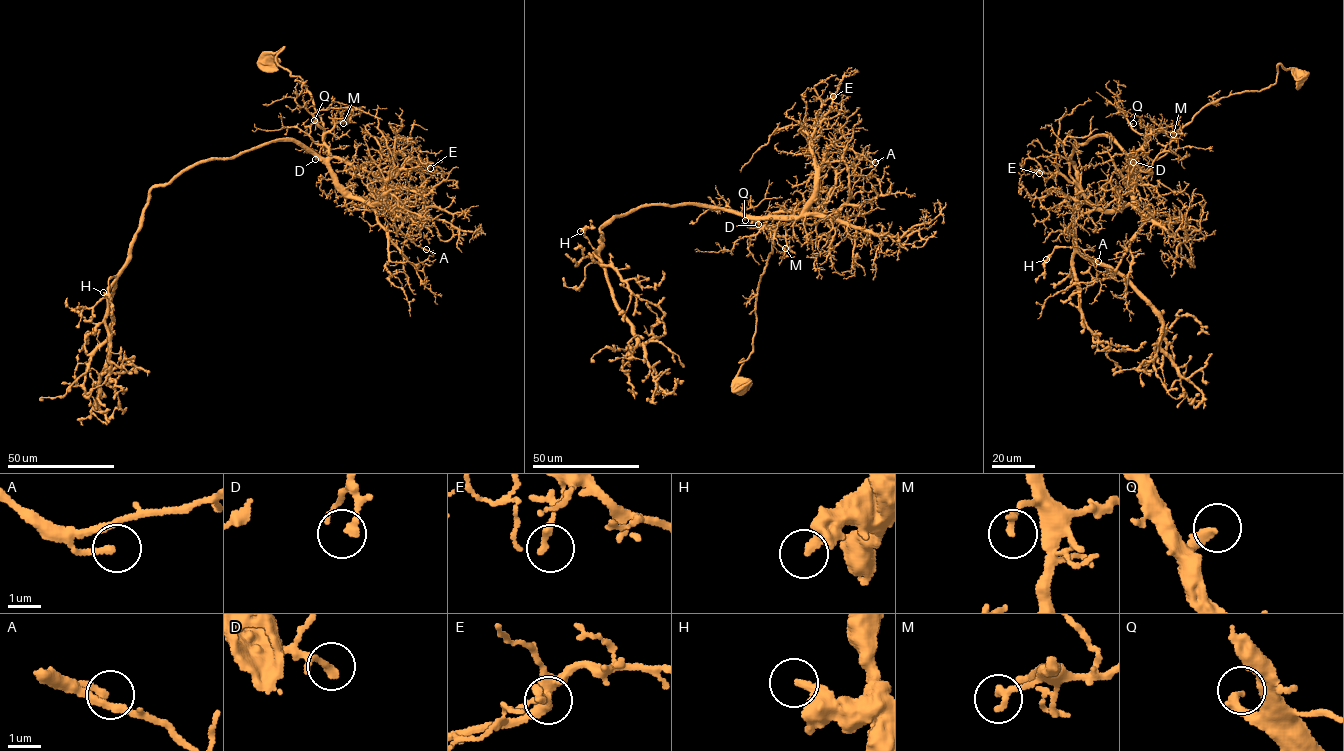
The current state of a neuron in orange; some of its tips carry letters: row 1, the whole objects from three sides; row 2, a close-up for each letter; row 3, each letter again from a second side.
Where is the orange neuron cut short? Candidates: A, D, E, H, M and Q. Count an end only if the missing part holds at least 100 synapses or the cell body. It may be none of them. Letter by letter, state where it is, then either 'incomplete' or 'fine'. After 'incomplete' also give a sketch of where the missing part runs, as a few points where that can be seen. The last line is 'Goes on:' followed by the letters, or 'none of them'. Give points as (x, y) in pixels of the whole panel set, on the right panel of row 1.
A: (1098, 261) | fine
D: (1133, 162) | fine
E: (1039, 173) | fine
H: (1046, 259) | fine
M: (1173, 134) | fine
Q: (1133, 123) | incomplete | (1133, 123), (1140, 116), (1128, 126), (1129, 130)
Goes on: Q

